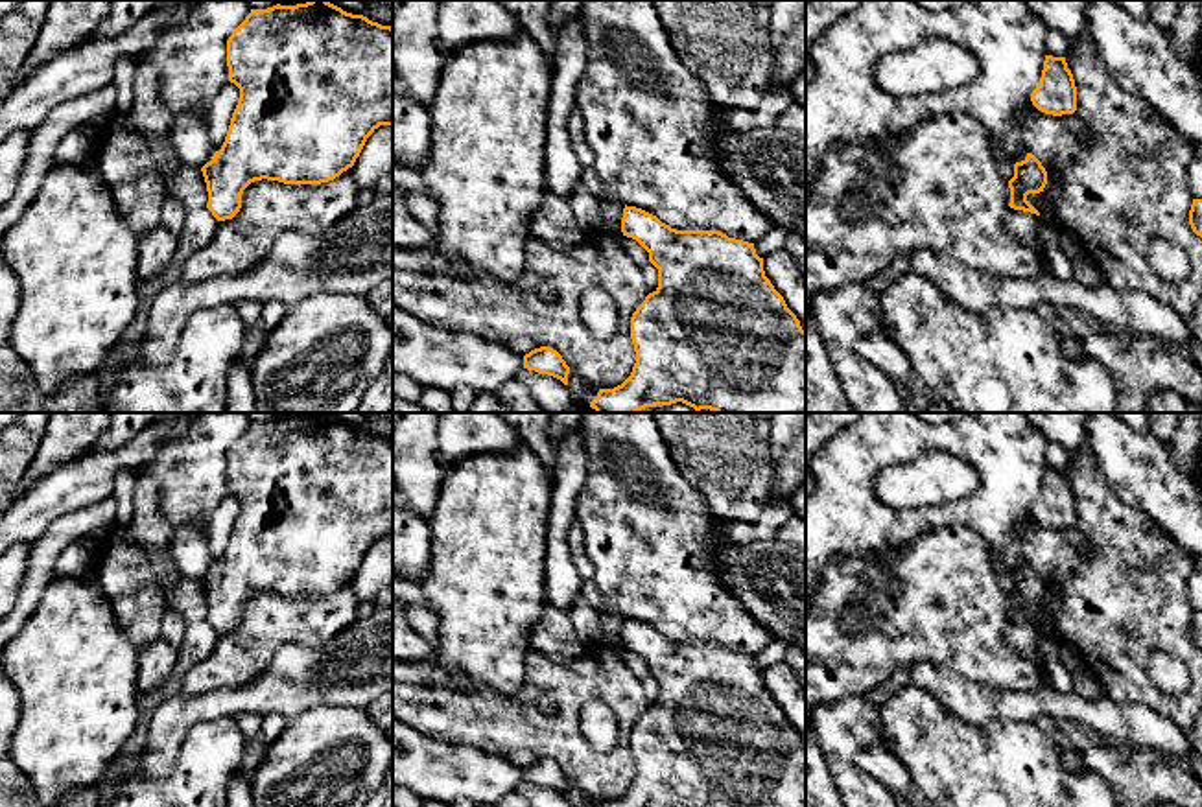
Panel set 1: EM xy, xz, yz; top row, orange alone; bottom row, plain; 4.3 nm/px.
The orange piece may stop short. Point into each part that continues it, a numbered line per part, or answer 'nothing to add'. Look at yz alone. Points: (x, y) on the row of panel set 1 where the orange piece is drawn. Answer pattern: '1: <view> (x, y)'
nothing to add

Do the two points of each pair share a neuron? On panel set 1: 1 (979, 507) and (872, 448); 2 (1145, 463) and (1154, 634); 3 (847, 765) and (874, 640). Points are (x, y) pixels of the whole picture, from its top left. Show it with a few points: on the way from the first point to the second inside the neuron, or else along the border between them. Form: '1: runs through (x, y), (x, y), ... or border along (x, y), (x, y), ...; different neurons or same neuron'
1: runs through (987, 468), (957, 437), (911, 437); same neuron
2: border along (1112, 492), (1121, 502), (1145, 513), (1180, 546); different neurons
3: border along (867, 693), (850, 693), (824, 704); different neurons

